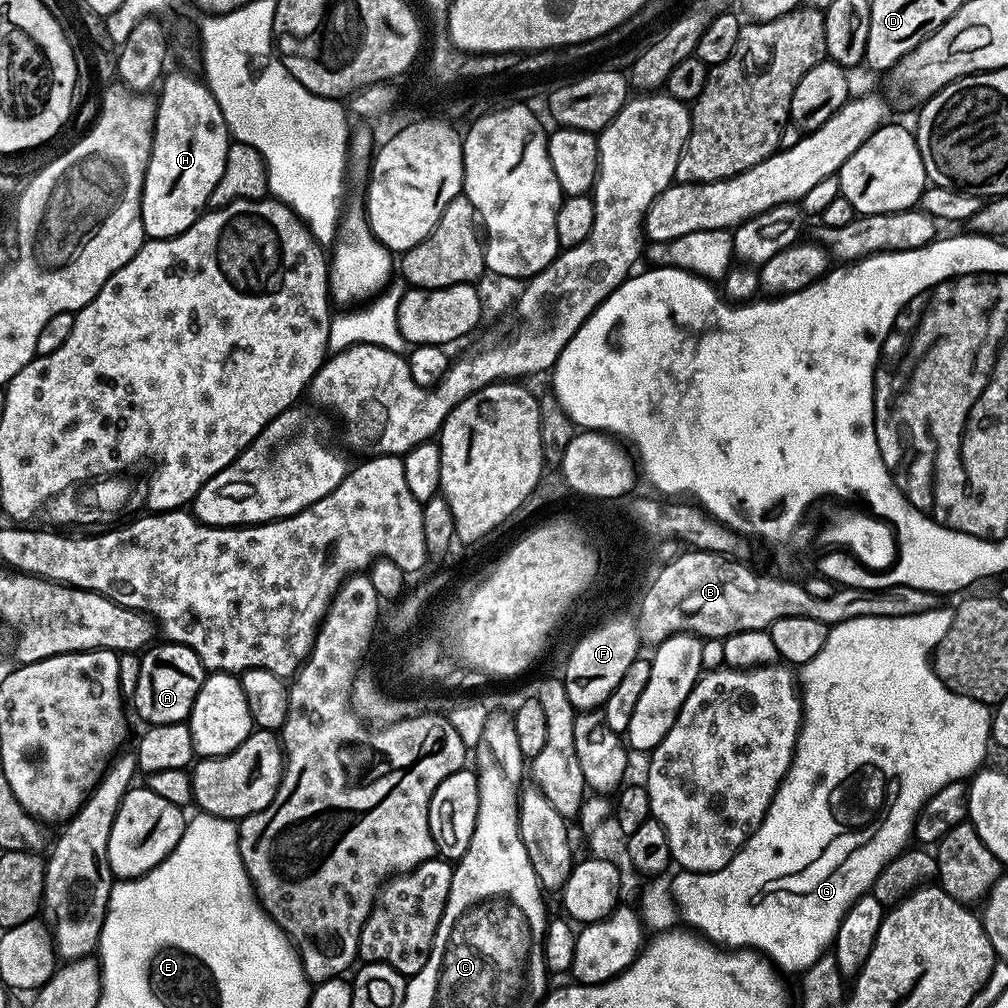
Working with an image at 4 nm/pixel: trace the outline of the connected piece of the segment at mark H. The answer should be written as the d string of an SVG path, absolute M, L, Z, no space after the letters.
M169 71L158 88L156 129L142 186L142 226L150 240L165 240L186 231L209 207L210 194L226 170L230 137L222 110L203 79L195 80L191 71L179 71Z

